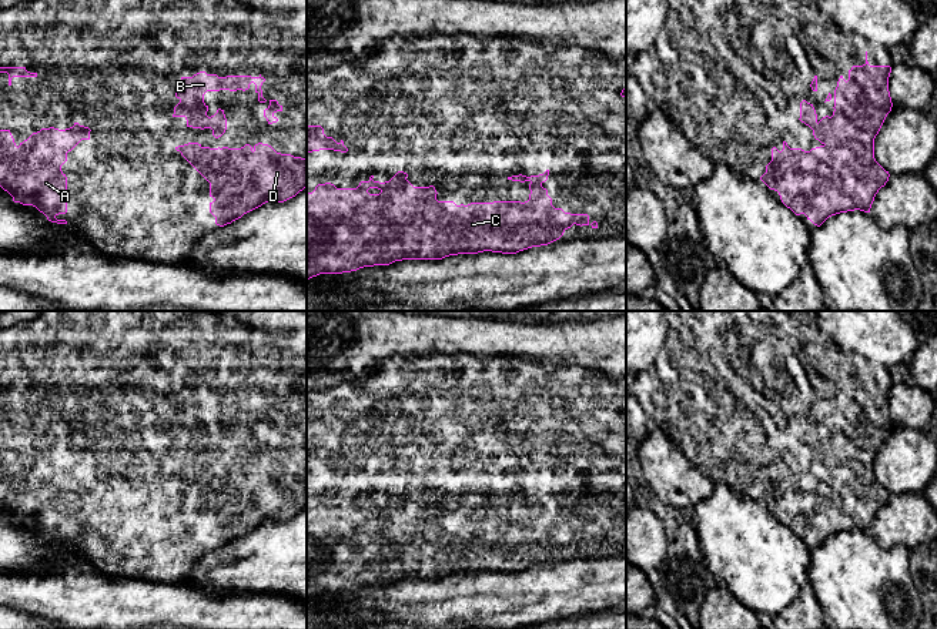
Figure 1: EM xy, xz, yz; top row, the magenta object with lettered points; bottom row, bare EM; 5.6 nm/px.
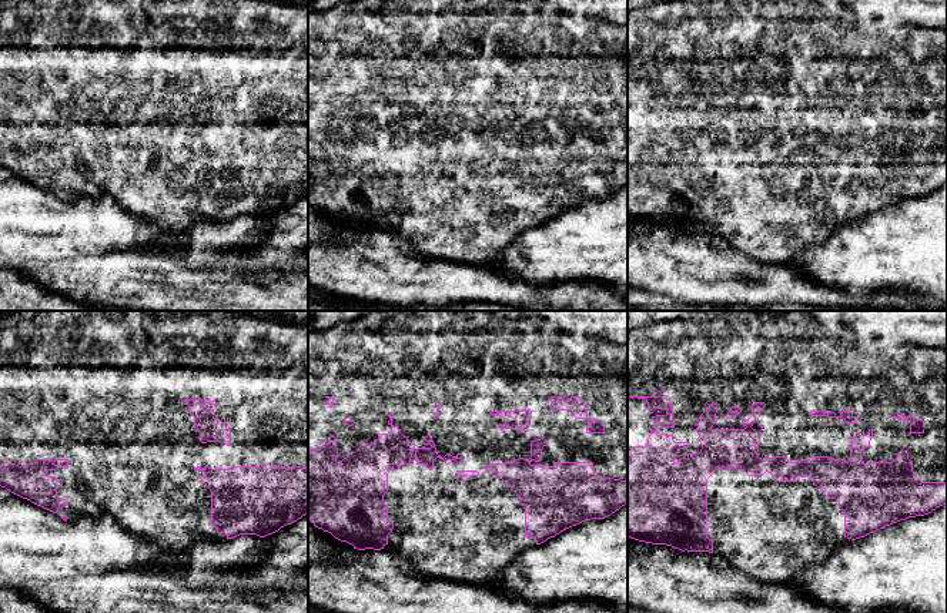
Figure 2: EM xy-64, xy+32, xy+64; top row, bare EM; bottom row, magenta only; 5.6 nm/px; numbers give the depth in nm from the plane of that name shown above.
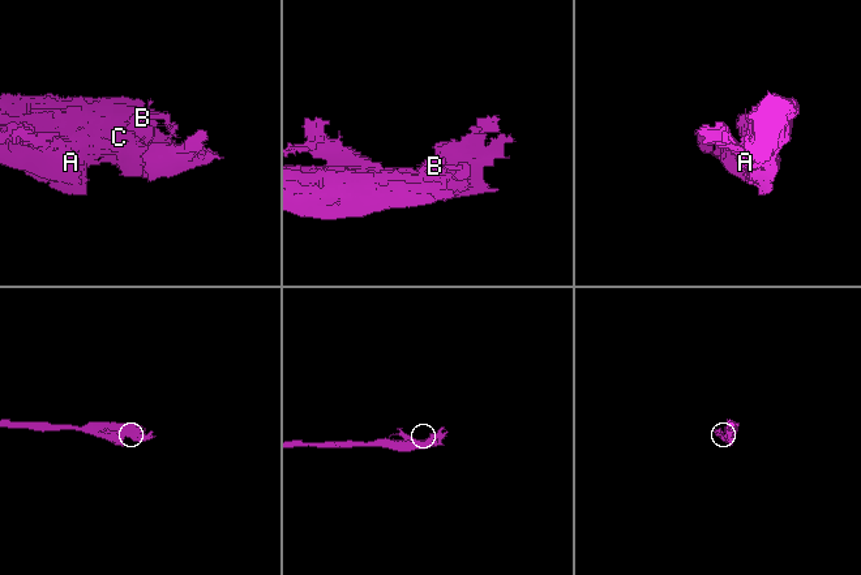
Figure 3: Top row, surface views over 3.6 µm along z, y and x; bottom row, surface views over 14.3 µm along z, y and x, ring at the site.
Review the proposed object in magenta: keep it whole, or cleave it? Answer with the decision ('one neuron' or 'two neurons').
one neuron

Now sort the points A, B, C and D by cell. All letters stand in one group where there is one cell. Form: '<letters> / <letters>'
A B C D

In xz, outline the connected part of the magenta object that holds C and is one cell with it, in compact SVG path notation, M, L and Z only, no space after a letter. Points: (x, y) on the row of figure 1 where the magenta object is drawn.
M549 170L539 175L512 175L508 180L512 181L529 181L529 200L525 203L521 201L493 201L493 203L471 203L468 205L456 205L454 201L438 201L436 200L436 190L434 185L429 187L414 187L408 180L408 174L404 171L398 171L389 181L379 183L374 181L374 175L369 177L368 181L361 181L357 188L337 188L331 183L318 184L312 193L307 193L307 280L317 277L319 274L342 274L357 271L364 267L374 267L374 265L389 265L395 261L402 260L442 260L449 255L458 254L478 254L483 251L492 252L502 252L502 254L516 254L519 251L548 245L556 240L559 240L563 232L570 228L573 224L576 225L589 225L589 215L588 214L570 214L565 213L562 208L555 208L552 205L552 198L548 195L548 190L542 187L542 184L548 180Z

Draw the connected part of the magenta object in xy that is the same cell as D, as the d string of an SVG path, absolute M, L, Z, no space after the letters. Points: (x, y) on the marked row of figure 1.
M198 143L175 147L177 151L210 183L210 213L224 227L265 203L284 203L307 188L307 158L277 153L258 143L241 148L210 148Z

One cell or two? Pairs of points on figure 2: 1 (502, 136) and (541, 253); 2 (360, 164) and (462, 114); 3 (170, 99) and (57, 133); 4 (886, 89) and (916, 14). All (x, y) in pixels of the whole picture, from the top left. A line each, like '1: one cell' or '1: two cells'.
1: two cells
2: one cell
3: one cell
4: two cells

